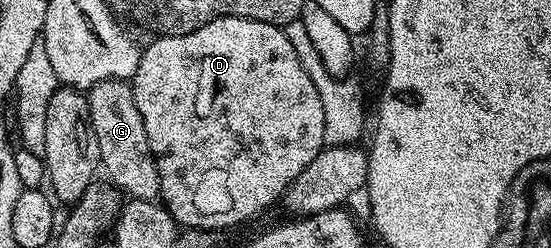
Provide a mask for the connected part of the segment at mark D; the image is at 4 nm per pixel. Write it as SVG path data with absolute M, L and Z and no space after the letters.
M217 18L184 36L158 36L153 40L155 42L139 56L138 67L135 70L133 67L132 85L136 108L140 108L140 116L144 116L144 132L148 132L148 144L154 153L162 185L160 198L167 212L179 227L191 226L194 230L226 230L256 217L261 210L268 209L277 198L279 201L285 195L292 180L296 180L296 176L300 176L300 172L304 172L304 168L308 168L308 164L312 164L326 146L324 104L320 104L320 92L316 92L312 76L304 72L304 64L300 64L300 56L296 56L296 48L292 48L285 29L247 18Z

